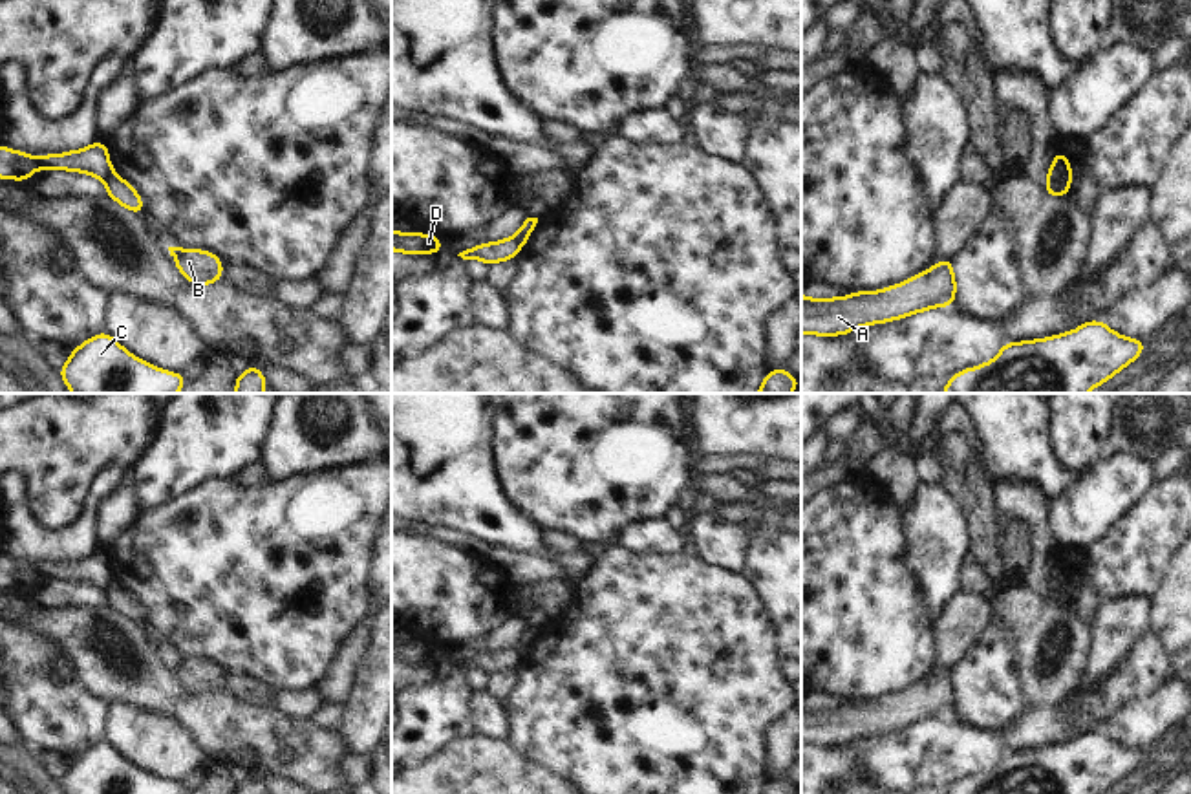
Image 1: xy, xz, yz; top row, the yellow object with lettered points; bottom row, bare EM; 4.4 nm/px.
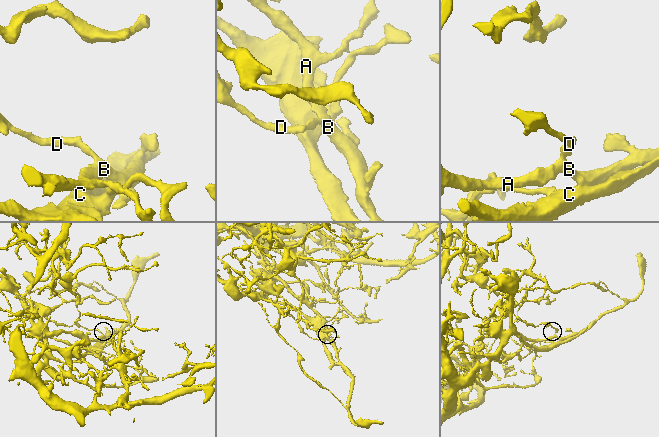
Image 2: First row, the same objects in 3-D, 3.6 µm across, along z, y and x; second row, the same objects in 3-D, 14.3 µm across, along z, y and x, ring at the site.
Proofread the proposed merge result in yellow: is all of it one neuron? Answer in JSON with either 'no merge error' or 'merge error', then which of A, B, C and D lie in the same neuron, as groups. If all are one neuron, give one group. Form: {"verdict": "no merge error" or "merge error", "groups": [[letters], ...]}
{"verdict": "merge error", "groups": [["A", "B", "C"], ["D"]]}

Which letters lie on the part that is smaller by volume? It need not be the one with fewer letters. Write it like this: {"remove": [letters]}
{"remove": ["D"]}

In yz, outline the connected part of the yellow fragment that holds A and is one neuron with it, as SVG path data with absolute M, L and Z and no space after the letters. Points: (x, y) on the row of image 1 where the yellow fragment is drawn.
M939 260L909 280L878 291L854 291L847 296L812 300L801 295L801 335L821 338L851 335L854 329L904 320L915 313L951 307L957 296L953 260Z

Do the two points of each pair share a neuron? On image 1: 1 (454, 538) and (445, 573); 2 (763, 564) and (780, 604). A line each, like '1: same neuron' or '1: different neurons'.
1: different neurons
2: same neuron

